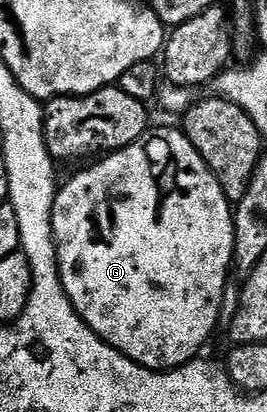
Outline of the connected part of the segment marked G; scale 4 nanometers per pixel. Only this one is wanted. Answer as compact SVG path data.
M150 127L134 144L108 153L98 164L90 166L86 172L73 176L62 183L57 190L57 201L53 207L53 234L59 238L57 263L61 265L63 290L71 306L83 318L83 322L104 344L110 344L139 366L152 368L154 372L168 372L170 368L181 368L198 355L197 352L209 340L213 331L218 331L220 304L223 302L224 286L231 277L233 268L233 247L235 238L235 212L230 200L225 197L219 182L203 158L191 146L184 131L173 128Z

